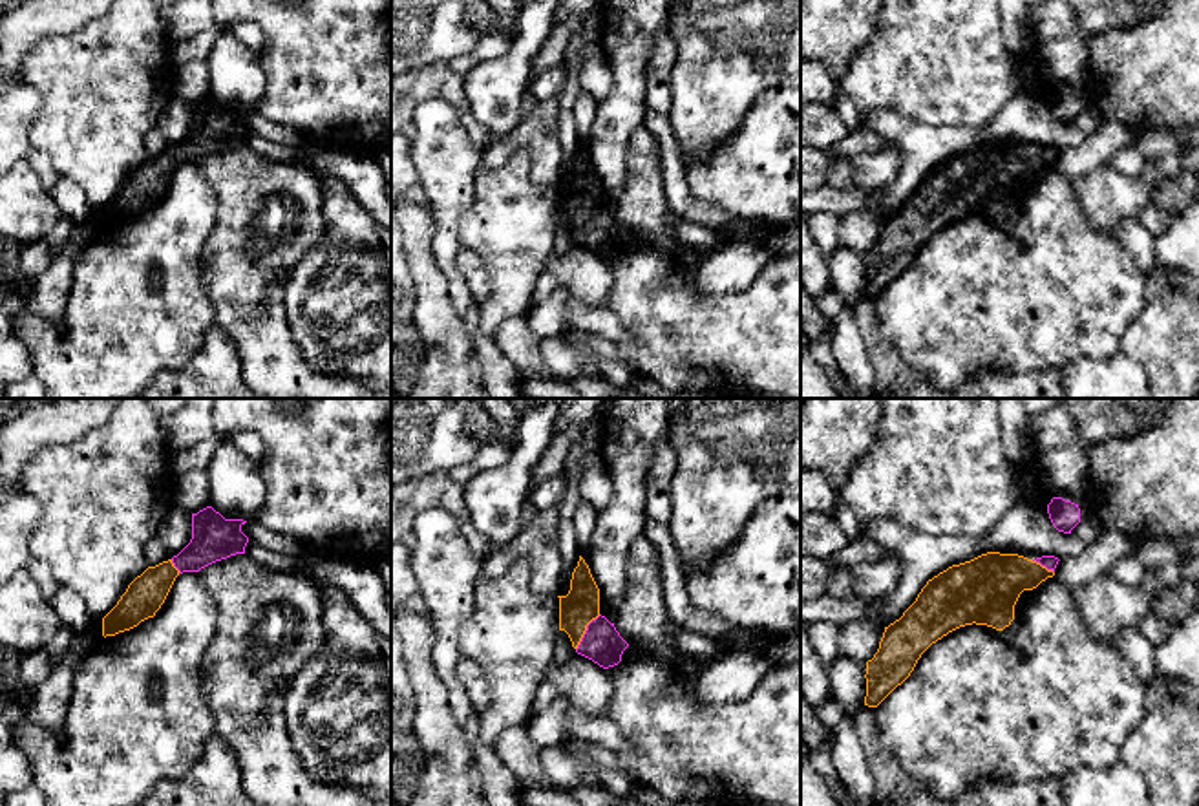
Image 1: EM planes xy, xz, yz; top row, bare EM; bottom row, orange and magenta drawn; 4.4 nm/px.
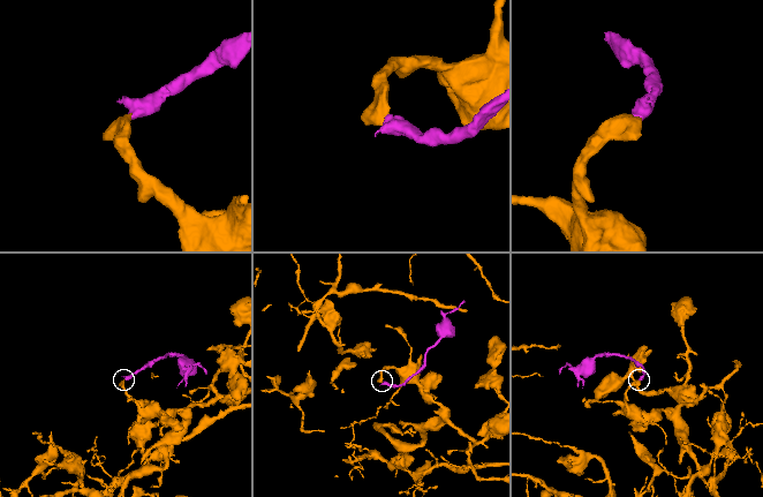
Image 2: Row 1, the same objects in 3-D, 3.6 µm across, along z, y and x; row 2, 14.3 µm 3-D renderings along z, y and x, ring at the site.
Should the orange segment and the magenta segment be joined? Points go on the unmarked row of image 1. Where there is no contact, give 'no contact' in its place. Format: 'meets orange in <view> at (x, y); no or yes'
meets orange in xz at (585, 220); yes

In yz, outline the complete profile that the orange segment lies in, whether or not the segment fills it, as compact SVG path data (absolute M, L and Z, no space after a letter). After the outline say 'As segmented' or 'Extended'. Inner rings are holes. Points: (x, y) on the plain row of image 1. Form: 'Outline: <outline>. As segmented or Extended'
Outline: M987 143L928 170L903 207L885 217L877 243L866 252L865 296L877 298L910 267L921 245L949 223L972 214L996 221L1009 217L1020 185L1053 168L1058 152L1055 146L1027 150L1018 144Z. Extended

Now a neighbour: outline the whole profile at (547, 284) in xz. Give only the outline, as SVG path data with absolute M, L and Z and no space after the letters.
M543 270L543 274L539 276L539 280L537 280L537 283L536 283L534 291L532 291L532 307L545 302L559 285L561 283L559 283L559 280L556 276Z

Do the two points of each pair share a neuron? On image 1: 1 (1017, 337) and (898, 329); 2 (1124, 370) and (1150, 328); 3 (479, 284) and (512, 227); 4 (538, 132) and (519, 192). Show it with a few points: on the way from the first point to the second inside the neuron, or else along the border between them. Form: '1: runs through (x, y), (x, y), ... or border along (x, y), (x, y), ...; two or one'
1: runs through (987, 331), (927, 329); one
2: border along (1121, 349), (1150, 379); two
3: border along (461, 245), (488, 278), (479, 304); two
4: border along (487, 170), (525, 150), (529, 176), (556, 185); two

